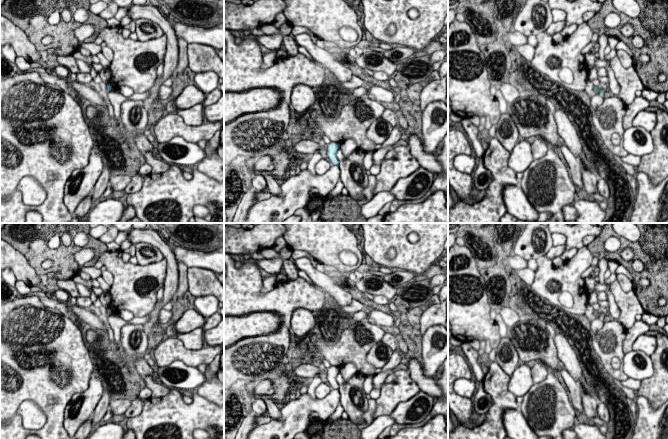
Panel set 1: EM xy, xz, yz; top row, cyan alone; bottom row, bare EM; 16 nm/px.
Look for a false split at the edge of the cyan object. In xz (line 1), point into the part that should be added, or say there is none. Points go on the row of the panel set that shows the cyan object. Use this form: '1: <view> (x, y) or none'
1: none

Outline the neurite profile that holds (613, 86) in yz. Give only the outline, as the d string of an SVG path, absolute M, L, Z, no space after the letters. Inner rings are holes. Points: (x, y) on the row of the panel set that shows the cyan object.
M606 66L605 69L607 71L607 76L606 77L609 80L608 89L613 95L618 96L618 93L619 93L619 90L620 90L620 85L617 82L614 71L611 68L611 66Z

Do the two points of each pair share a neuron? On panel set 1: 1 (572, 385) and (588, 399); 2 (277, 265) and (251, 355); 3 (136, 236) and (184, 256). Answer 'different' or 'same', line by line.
1: same
2: different
3: different

